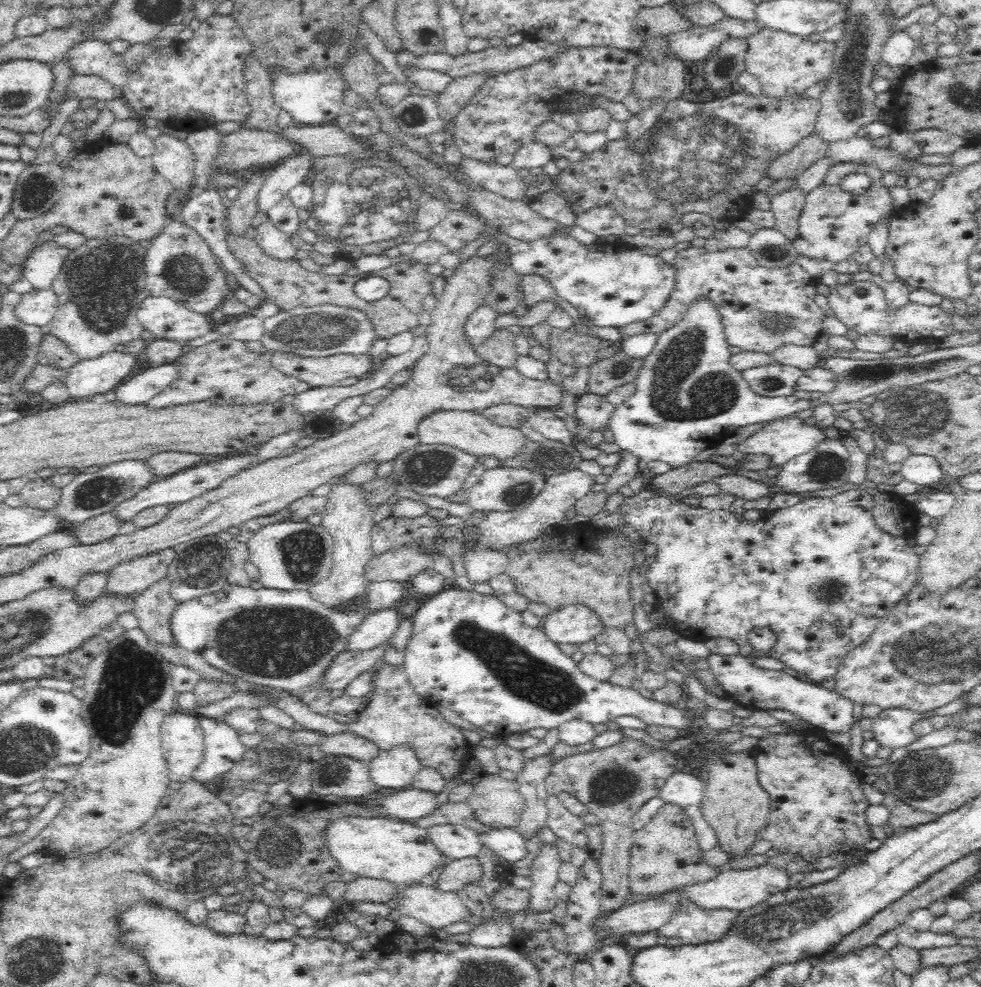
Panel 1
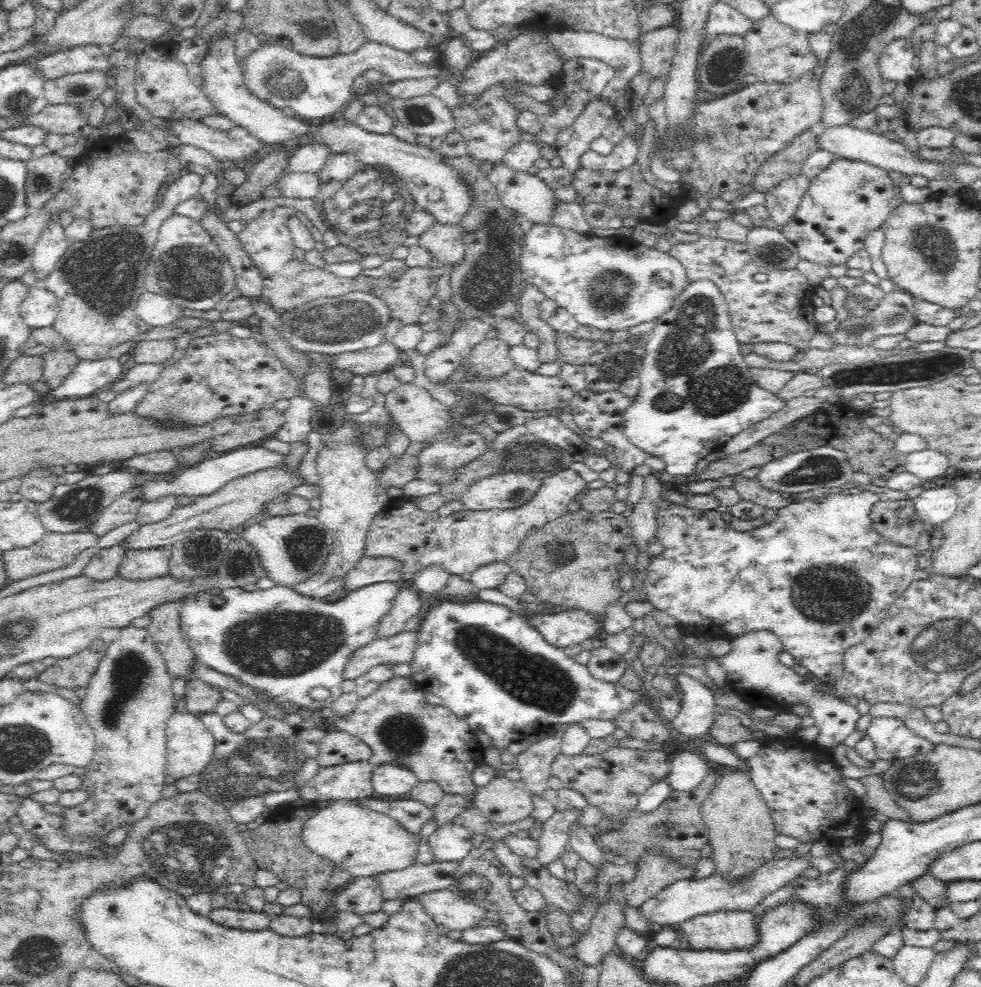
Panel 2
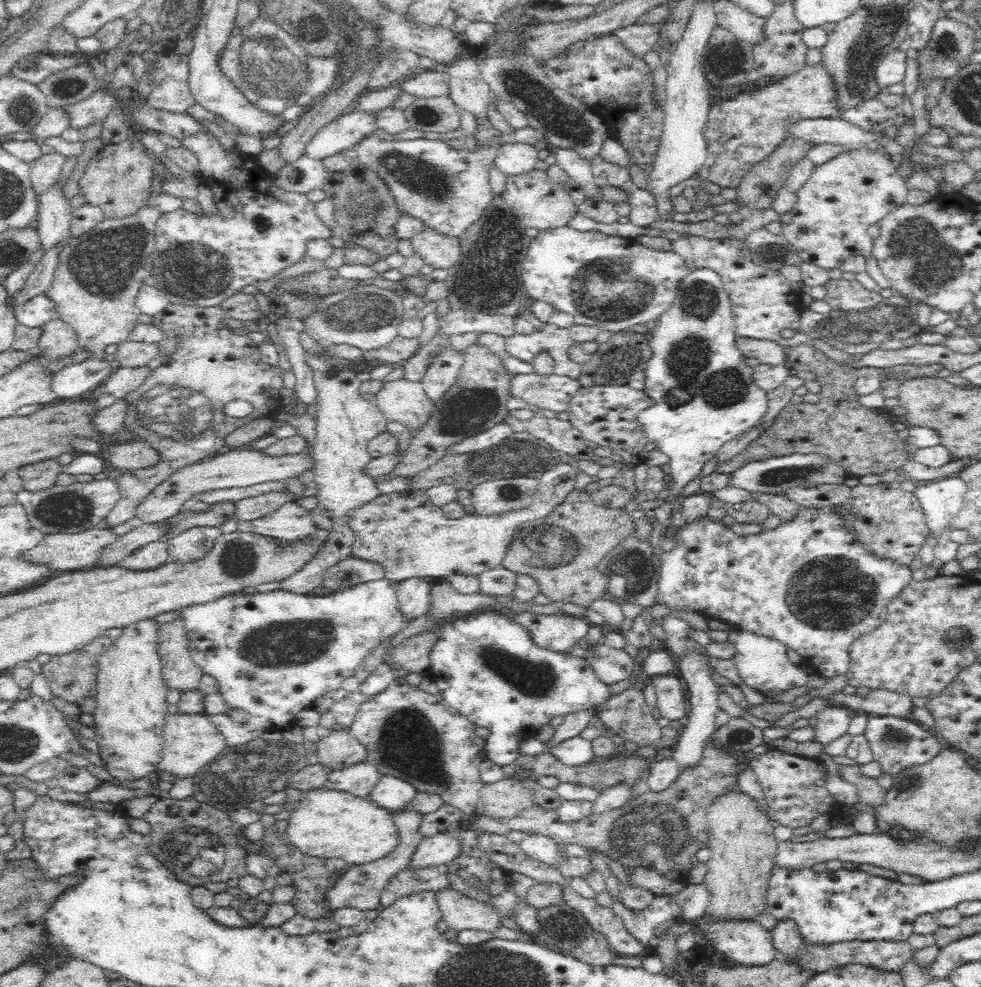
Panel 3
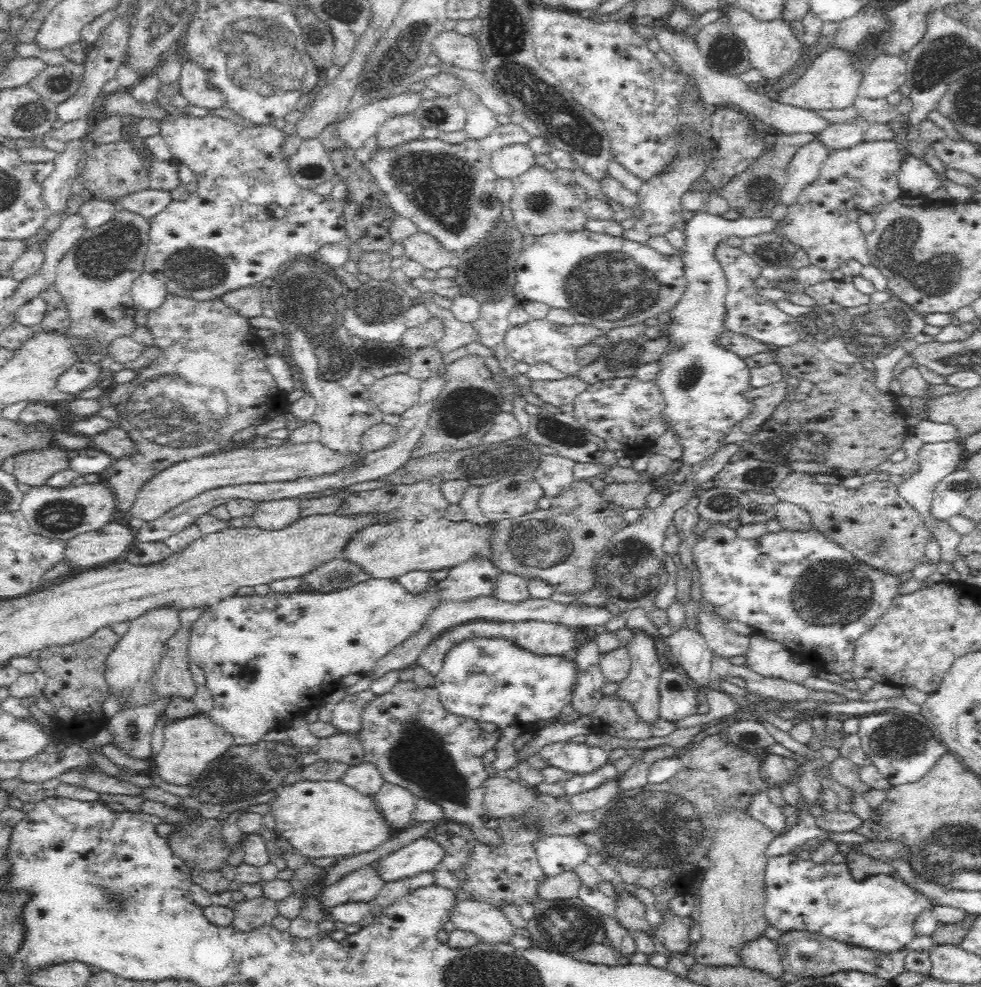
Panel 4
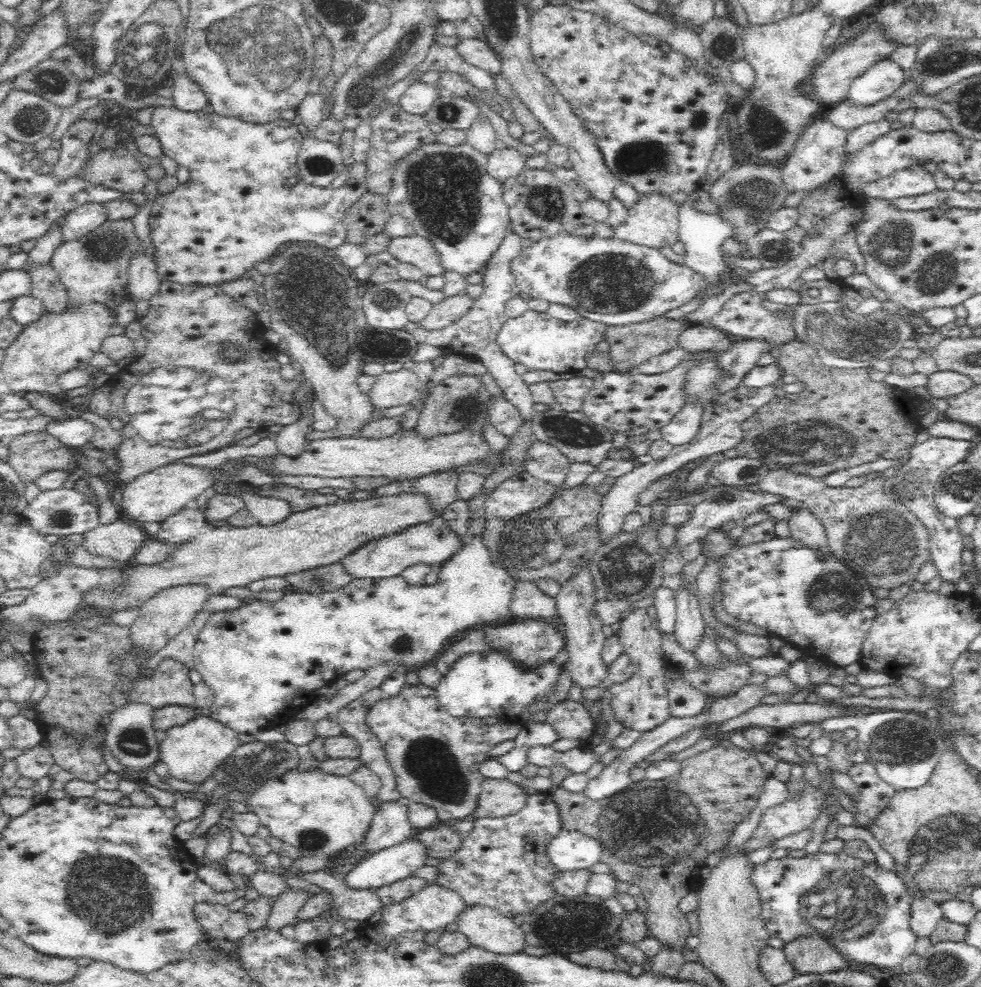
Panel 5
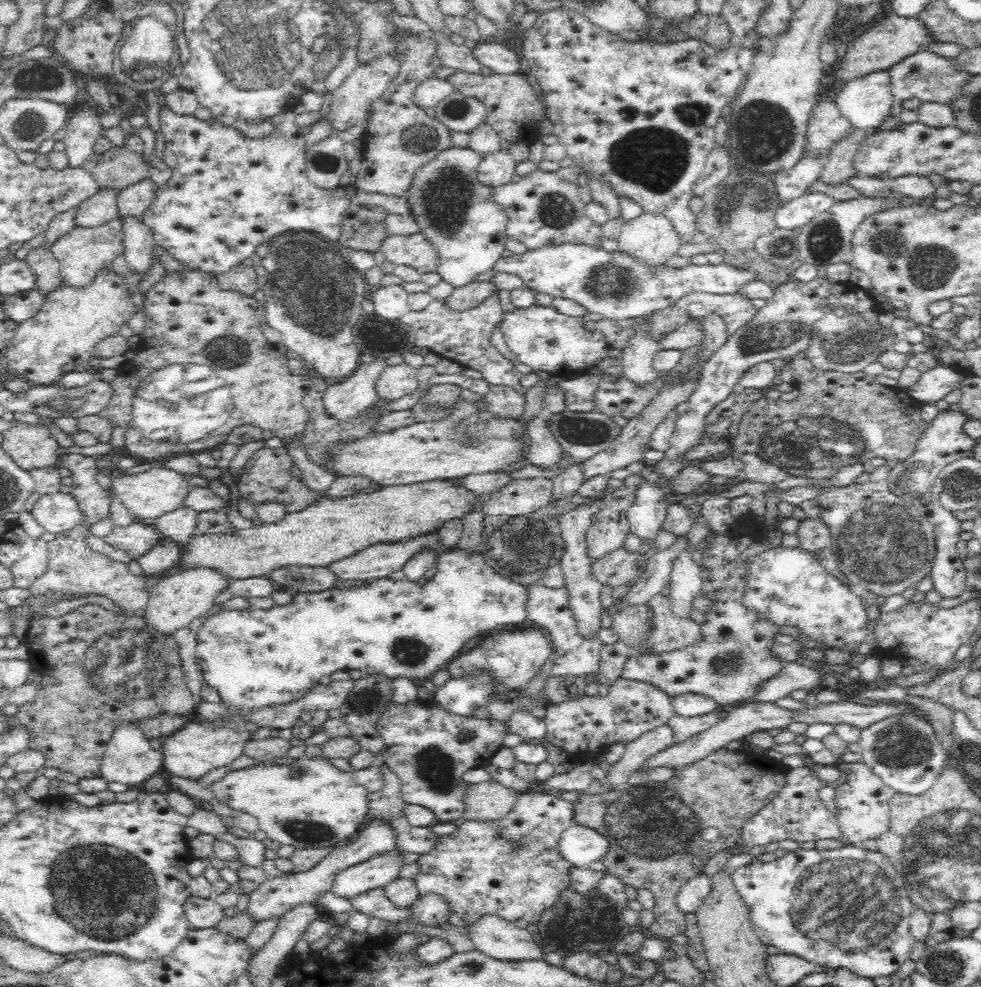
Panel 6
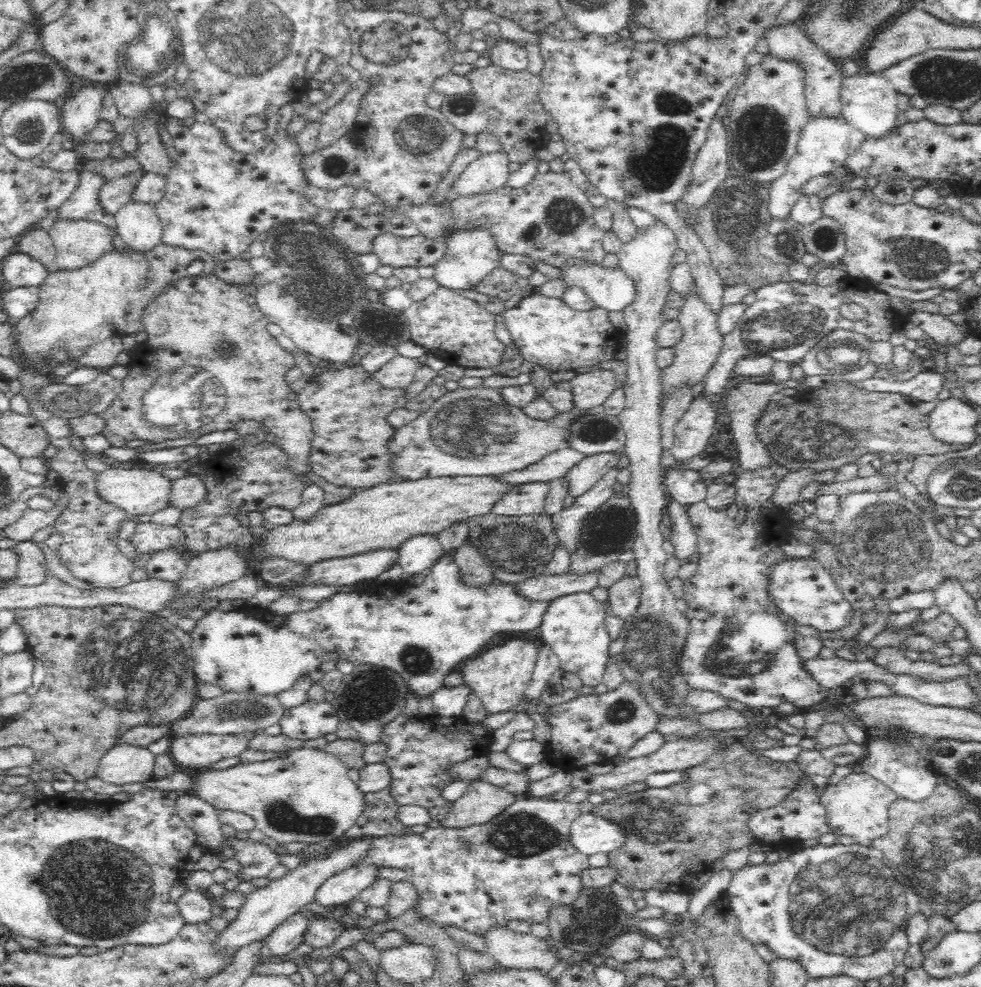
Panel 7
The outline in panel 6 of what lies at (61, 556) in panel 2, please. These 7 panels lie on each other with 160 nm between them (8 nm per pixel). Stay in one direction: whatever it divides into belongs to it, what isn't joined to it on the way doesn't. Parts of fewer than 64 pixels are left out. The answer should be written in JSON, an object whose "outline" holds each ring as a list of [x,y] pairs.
{"outline":[[[136,521],[128,526],[114,526],[112,532],[108,536],[103,536],[102,540],[108,546],[127,552],[134,560],[144,556],[150,548],[163,541],[154,526],[145,525],[142,521]]]}

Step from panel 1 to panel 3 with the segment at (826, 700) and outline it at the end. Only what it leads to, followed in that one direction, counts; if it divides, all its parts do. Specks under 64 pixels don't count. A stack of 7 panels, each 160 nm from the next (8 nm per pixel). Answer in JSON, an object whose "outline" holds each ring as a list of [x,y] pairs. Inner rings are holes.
{"outline":[[[731,629],[728,631],[727,640],[734,645],[733,664],[742,678],[742,684],[746,684],[763,695],[768,691],[772,694],[772,692],[800,688],[808,682],[810,671],[805,671],[804,665],[792,663],[786,655],[787,648],[781,642],[753,632]],[[828,704],[822,710],[816,712],[817,724],[813,741],[822,745],[830,745],[836,739],[848,733],[848,725],[858,712],[849,707]]]}

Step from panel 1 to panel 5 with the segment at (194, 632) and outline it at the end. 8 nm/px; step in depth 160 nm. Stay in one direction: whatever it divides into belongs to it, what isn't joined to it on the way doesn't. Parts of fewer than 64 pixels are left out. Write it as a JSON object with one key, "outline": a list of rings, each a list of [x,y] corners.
{"outline":[[[486,518],[472,519],[469,522],[466,536],[461,539],[463,547],[459,553],[456,553],[448,562],[441,565],[442,569],[438,574],[436,584],[433,586],[410,586],[402,578],[402,575],[398,575],[390,578],[376,578],[376,579],[364,579],[358,578],[349,582],[348,586],[340,588],[334,591],[325,591],[322,594],[311,593],[286,593],[285,596],[276,602],[260,601],[253,599],[252,601],[246,600],[245,604],[239,605],[236,609],[220,611],[218,614],[212,613],[206,620],[203,629],[199,632],[198,638],[195,642],[195,649],[193,650],[193,660],[195,662],[195,668],[202,677],[202,682],[205,683],[208,688],[212,689],[214,693],[214,702],[212,706],[203,712],[207,717],[221,722],[224,726],[232,729],[241,744],[254,743],[258,741],[258,732],[265,728],[268,728],[267,724],[270,724],[272,718],[268,716],[268,702],[290,702],[292,696],[298,696],[298,692],[304,688],[302,682],[304,680],[310,680],[314,682],[316,680],[322,680],[324,684],[322,687],[328,685],[328,682],[336,680],[339,677],[343,677],[346,672],[351,670],[365,670],[382,662],[397,662],[405,668],[414,668],[416,666],[424,666],[426,662],[435,660],[436,654],[440,654],[444,642],[456,634],[456,632],[462,632],[466,628],[476,626],[476,624],[492,623],[500,618],[506,618],[510,616],[510,602],[512,601],[512,594],[515,588],[515,580],[507,573],[507,570],[494,566],[491,561],[491,554],[487,549],[487,546],[483,543],[484,530],[486,530],[487,520]]]}

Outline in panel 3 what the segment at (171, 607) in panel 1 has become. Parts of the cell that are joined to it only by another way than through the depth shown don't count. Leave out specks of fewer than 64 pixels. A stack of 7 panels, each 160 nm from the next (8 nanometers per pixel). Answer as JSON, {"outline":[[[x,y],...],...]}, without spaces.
{"outline":[[[180,616],[158,626],[156,644],[167,687],[182,692],[199,690],[204,672],[191,657],[183,619]]]}

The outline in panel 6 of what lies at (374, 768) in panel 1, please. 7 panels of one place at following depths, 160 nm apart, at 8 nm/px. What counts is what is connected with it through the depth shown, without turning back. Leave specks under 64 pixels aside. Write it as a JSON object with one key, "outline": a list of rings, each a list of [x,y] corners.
{"outline":[[[383,818],[380,820],[372,820],[366,823],[359,832],[350,841],[345,844],[335,846],[334,850],[323,858],[313,869],[293,873],[285,879],[274,877],[266,882],[259,884],[258,888],[251,892],[247,911],[251,914],[252,919],[256,919],[256,923],[276,916],[282,916],[289,910],[292,910],[298,904],[309,902],[315,904],[318,897],[326,890],[331,890],[334,879],[340,872],[346,870],[349,866],[354,866],[359,862],[364,862],[376,854],[388,852],[388,850],[396,849],[397,832],[392,828],[391,822],[387,822]]]}

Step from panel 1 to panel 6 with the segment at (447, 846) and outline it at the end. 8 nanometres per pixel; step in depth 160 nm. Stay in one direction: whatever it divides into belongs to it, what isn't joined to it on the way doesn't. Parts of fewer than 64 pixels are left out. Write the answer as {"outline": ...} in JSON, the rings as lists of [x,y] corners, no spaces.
{"outline":[[[402,850],[376,854],[340,872],[331,890],[340,898],[350,898],[378,887],[383,888],[385,884],[400,878],[399,872],[404,865]]]}

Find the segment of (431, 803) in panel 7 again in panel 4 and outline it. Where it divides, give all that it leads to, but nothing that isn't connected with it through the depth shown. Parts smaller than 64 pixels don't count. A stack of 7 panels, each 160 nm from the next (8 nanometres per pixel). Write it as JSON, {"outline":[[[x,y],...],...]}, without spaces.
{"outline":[[[398,680],[386,694],[371,696],[365,702],[360,716],[360,730],[354,736],[363,747],[364,761],[374,765],[385,782],[411,790],[418,799],[425,798],[435,802],[443,808],[447,821],[468,826],[477,843],[497,847],[501,843],[501,836],[485,825],[487,817],[483,805],[483,784],[489,776],[484,772],[481,760],[484,753],[495,748],[500,733],[498,730],[486,733],[479,725],[471,718],[448,712],[441,703],[439,692],[433,686],[420,687],[412,681]]]}

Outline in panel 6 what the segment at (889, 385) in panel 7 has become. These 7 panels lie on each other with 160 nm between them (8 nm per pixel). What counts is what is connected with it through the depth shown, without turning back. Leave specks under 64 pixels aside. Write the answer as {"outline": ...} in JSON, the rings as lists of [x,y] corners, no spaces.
{"outline":[[[938,365],[923,372],[919,381],[906,391],[914,400],[931,404],[942,400],[949,392],[960,389],[963,380],[964,376],[959,372]]]}

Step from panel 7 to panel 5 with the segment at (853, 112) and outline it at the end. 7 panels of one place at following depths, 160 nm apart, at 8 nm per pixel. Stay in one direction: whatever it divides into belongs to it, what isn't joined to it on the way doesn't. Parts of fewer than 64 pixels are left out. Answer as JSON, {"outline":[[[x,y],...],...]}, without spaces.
{"outline":[[[891,57],[874,62],[862,76],[855,78],[848,90],[847,100],[854,105],[870,107],[888,98],[906,80],[905,70]]]}

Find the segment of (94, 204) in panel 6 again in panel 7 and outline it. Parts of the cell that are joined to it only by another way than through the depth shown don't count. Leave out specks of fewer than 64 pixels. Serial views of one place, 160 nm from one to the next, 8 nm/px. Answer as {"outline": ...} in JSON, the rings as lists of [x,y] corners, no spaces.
{"outline":[[[140,171],[139,173],[132,173],[128,176],[115,178],[107,183],[105,182],[100,186],[98,192],[100,207],[102,207],[108,215],[114,216],[120,208],[131,201],[134,186],[136,186],[136,182],[142,178],[143,173],[143,171]]]}

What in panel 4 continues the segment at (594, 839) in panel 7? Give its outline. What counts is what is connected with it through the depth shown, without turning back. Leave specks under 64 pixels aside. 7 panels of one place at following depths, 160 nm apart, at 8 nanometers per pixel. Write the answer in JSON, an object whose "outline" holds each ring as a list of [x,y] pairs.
{"outline":[[[556,834],[538,836],[532,845],[544,878],[574,870],[590,849],[576,837]]]}

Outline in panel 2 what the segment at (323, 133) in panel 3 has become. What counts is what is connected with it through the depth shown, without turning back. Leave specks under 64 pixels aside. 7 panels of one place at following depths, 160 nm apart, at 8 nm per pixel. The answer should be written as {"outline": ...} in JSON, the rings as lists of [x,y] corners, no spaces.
{"outline":[[[307,143],[296,147],[286,160],[286,168],[282,175],[290,173],[312,173],[317,174],[322,170],[328,156],[328,147],[320,143]]]}

